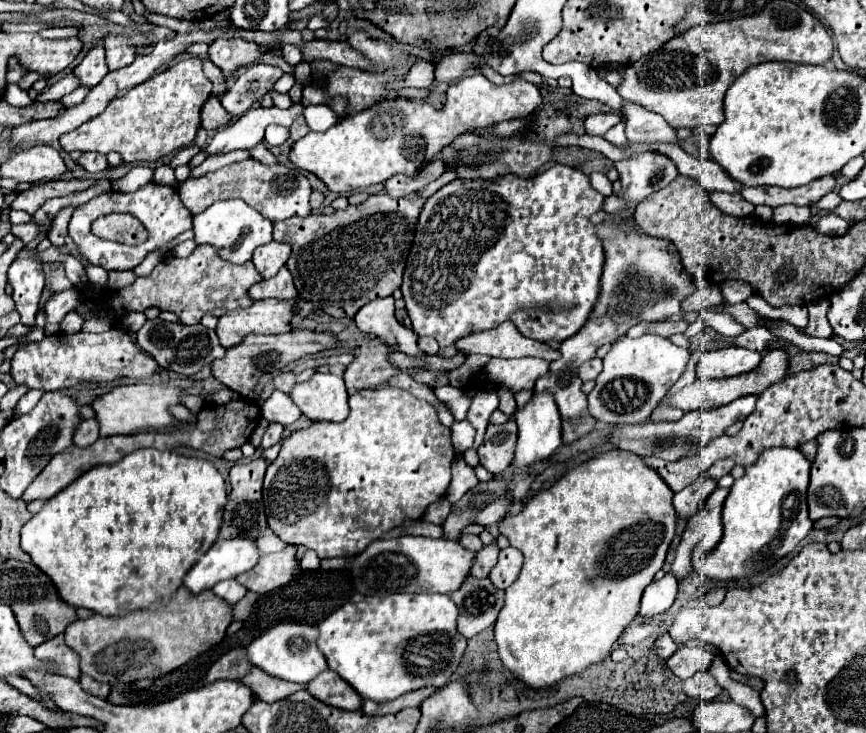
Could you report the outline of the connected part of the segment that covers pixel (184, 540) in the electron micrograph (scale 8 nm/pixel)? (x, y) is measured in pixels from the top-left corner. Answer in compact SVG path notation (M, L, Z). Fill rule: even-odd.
M140 449L136 453L130 453L122 461L114 465L98 465L84 475L80 475L74 483L70 483L66 489L62 489L58 495L48 499L42 507L40 513L36 513L24 527L22 527L22 551L30 555L32 563L38 565L54 583L58 589L58 595L62 601L74 607L86 607L94 613L100 613L104 617L116 617L116 615L126 615L138 609L158 609L158 605L166 603L176 589L182 585L184 575L190 571L190 567L214 545L218 539L220 527L222 527L222 517L224 517L224 507L226 507L226 483L218 469L206 461L206 459L194 459L194 457L182 457L172 451L158 451L158 449Z

